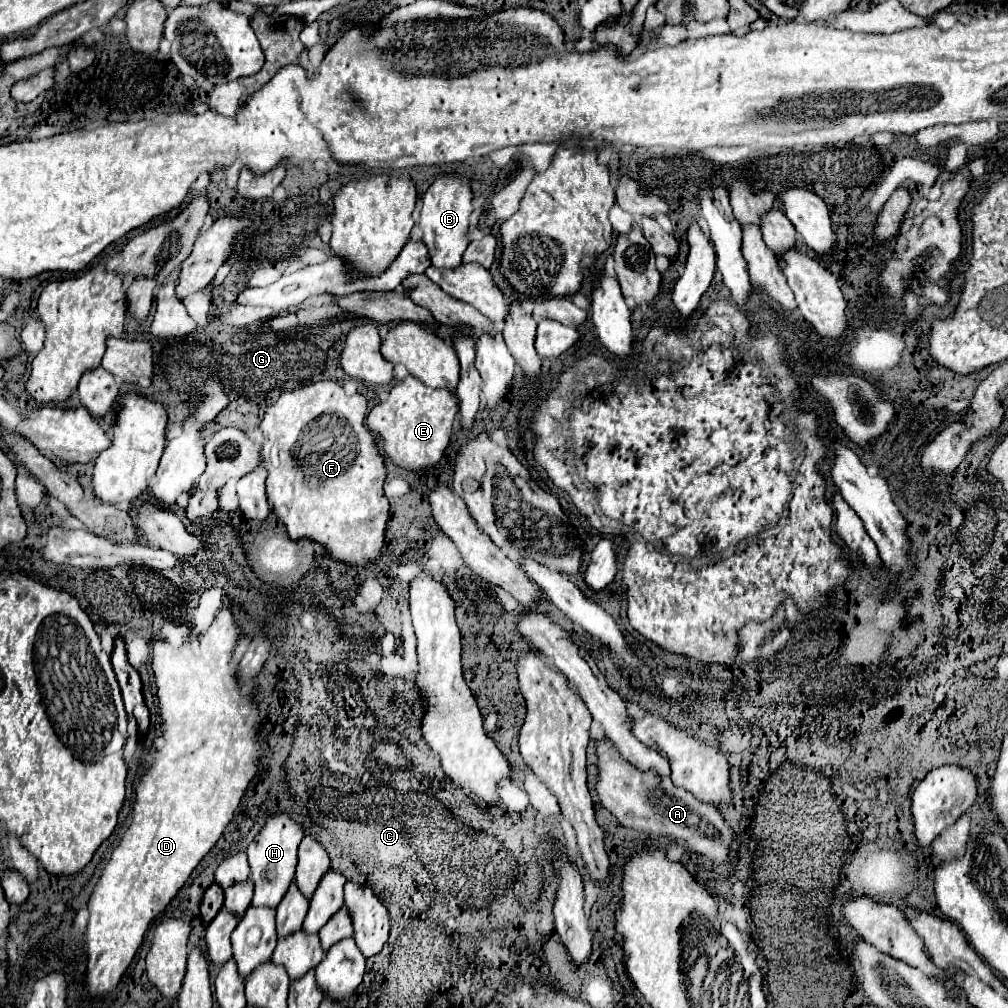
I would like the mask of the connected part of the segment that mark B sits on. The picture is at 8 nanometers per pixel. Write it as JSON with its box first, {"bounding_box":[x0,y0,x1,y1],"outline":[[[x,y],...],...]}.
{"bounding_box":[420,175,474,269],"outline":[[[440,175],[428,187],[422,197],[420,209],[420,229],[424,231],[424,245],[428,247],[432,267],[436,269],[456,269],[462,263],[462,253],[470,243],[470,227],[474,205],[472,205],[472,191],[468,179],[460,175]]]}

